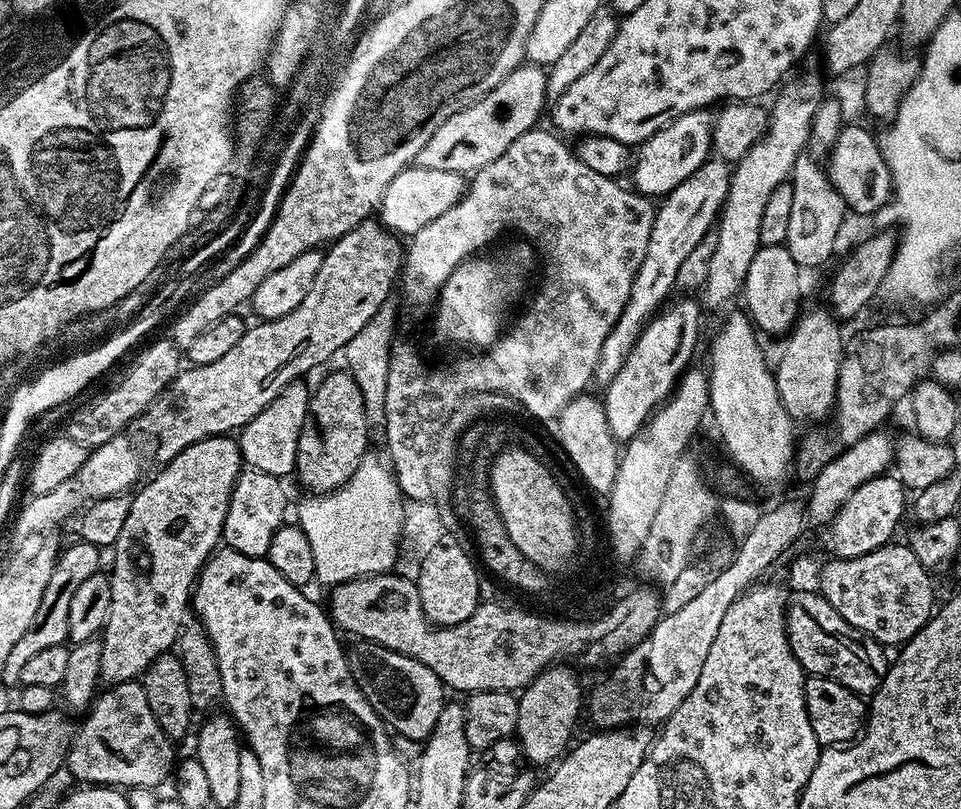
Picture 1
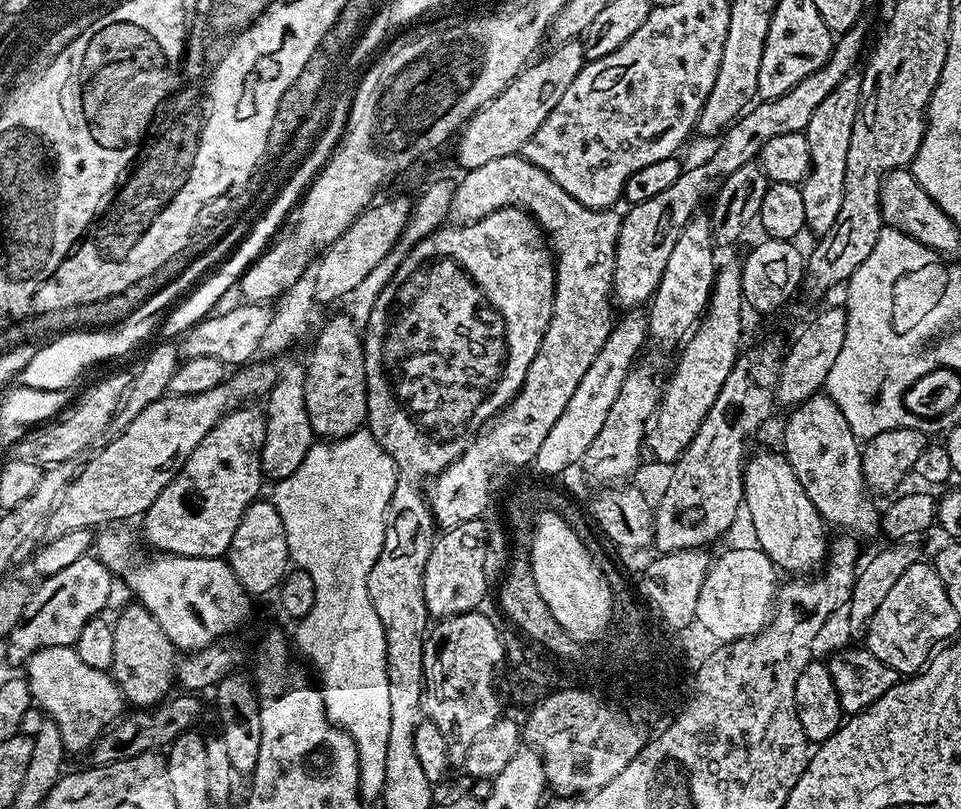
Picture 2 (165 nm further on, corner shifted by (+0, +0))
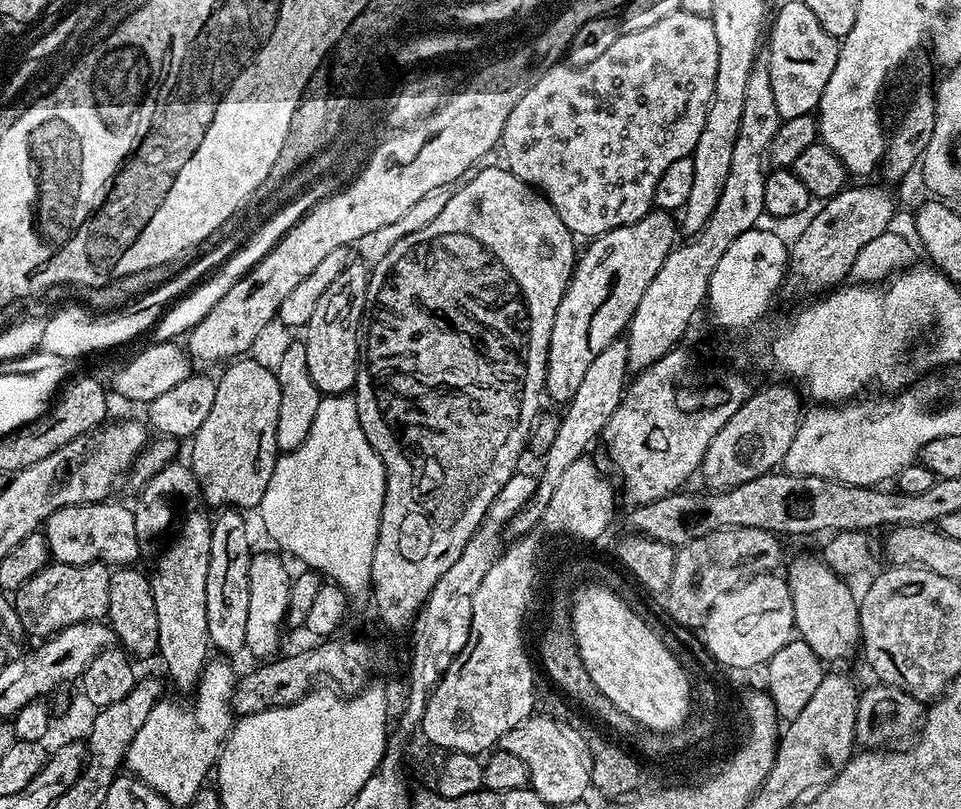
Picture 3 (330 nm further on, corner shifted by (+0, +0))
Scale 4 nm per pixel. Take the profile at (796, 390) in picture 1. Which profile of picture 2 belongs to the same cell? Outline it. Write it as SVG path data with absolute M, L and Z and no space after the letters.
M815 394L803 400L801 404L791 409L788 421L784 424L784 448L782 455L790 462L794 474L798 474L798 482L802 482L802 490L806 490L806 498L814 502L818 514L823 518L825 525L836 528L844 528L845 533L853 537L872 536L881 531L881 513L876 512L876 504L871 500L869 489L864 483L864 471L862 470L861 441L850 430L850 422L842 414L840 407L828 397L827 394Z

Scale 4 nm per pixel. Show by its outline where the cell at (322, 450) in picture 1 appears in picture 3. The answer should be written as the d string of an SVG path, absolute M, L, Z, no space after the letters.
M349 263L342 274L326 286L326 294L318 298L318 306L314 306L314 314L310 314L310 322L302 336L306 346L306 367L310 369L310 378L314 378L314 386L318 386L323 395L342 396L355 389L362 347L358 333L364 318L369 275L369 269L363 263Z

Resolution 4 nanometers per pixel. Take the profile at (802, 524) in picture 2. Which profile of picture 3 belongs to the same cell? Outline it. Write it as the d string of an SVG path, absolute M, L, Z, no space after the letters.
M796 556L792 561L789 559L788 572L786 579L790 598L794 602L794 622L796 623L795 631L799 639L805 640L818 654L821 660L831 662L831 660L844 660L847 656L857 655L858 645L860 644L860 605L858 596L852 593L852 588L845 577L840 576L823 558L816 556Z

